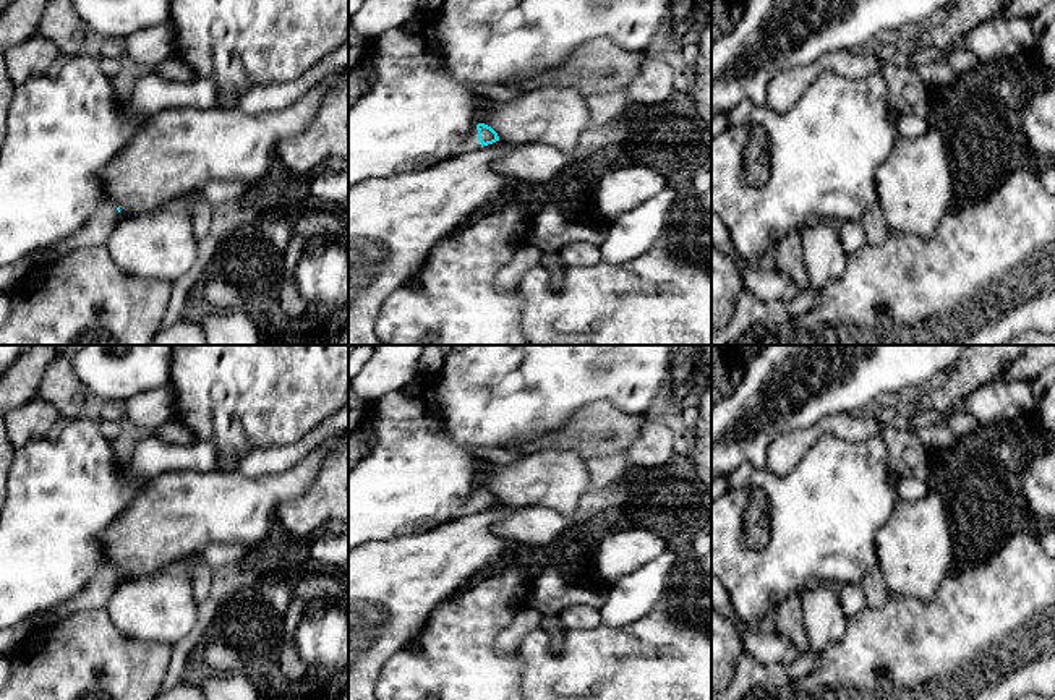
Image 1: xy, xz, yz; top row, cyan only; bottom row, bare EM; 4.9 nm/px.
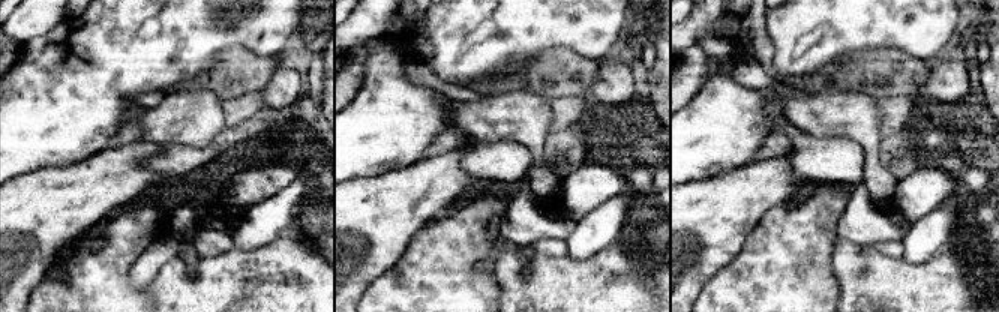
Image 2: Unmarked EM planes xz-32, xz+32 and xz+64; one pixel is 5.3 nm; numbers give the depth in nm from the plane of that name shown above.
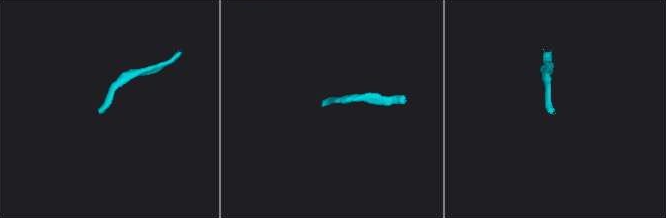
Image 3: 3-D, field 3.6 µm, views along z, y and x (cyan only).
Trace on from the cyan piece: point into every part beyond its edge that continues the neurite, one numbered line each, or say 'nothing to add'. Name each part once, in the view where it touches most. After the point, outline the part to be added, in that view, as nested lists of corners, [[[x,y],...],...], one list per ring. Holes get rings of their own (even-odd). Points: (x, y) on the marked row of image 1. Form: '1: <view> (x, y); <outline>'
1: xz (470, 143); [[[476,126],[472,128],[472,131],[465,136],[462,144],[455,149],[455,154],[462,154],[467,151],[476,151],[481,147],[481,143],[478,141],[478,130]]]

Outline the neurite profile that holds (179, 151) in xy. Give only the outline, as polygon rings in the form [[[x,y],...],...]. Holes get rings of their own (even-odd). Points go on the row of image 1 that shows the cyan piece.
[[[345,68],[334,70],[297,104],[258,115],[248,115],[237,105],[209,109],[172,109],[157,113],[130,139],[117,157],[104,169],[100,180],[107,203],[115,204],[122,216],[154,211],[172,199],[201,190],[209,181],[258,181],[285,139],[303,134],[321,102],[344,78]]]

